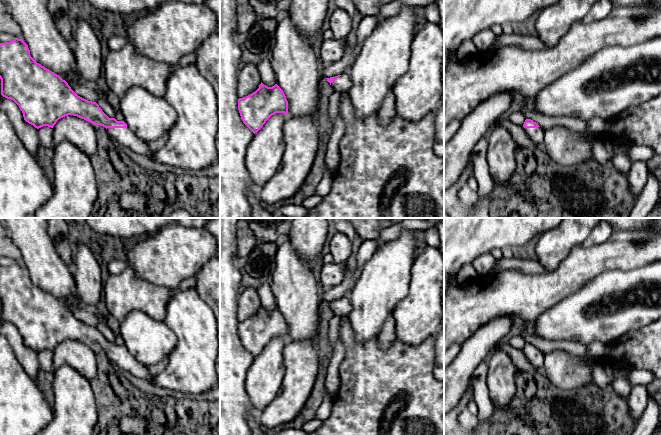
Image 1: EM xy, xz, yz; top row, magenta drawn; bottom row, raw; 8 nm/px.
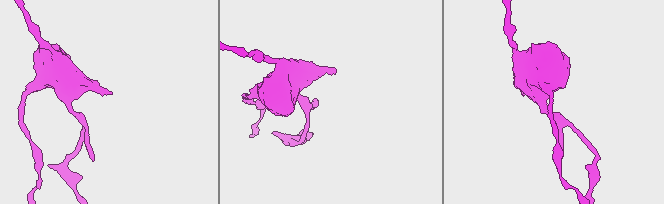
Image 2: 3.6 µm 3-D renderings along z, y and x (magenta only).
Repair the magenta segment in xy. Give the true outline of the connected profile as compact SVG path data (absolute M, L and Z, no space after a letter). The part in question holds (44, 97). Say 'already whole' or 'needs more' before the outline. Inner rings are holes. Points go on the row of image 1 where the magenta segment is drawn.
needs more; M15 38L10 42L0 43L0 79L1 95L13 100L22 111L24 120L37 129L43 126L53 128L59 119L73 115L105 127L110 138L117 143L158 164L186 169L191 173L219 161L216 134L220 128L220 118L216 94L194 64L174 68L166 81L164 99L175 109L178 119L168 133L165 146L156 153L152 153L149 144L136 137L124 121L109 118L96 102L78 96L59 75L37 63L22 39Z

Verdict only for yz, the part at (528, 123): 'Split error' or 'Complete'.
Split error

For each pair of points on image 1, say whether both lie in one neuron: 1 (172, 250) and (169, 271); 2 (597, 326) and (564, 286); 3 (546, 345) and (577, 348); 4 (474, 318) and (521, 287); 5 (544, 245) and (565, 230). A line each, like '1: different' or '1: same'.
1: same
2: different
3: same
4: same
5: same

